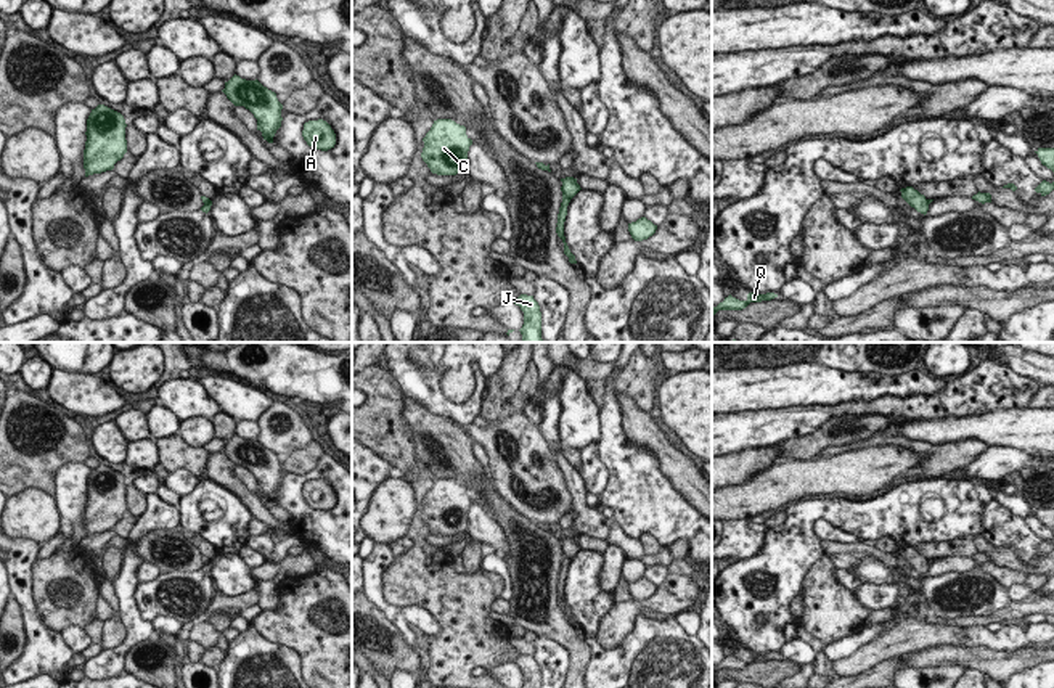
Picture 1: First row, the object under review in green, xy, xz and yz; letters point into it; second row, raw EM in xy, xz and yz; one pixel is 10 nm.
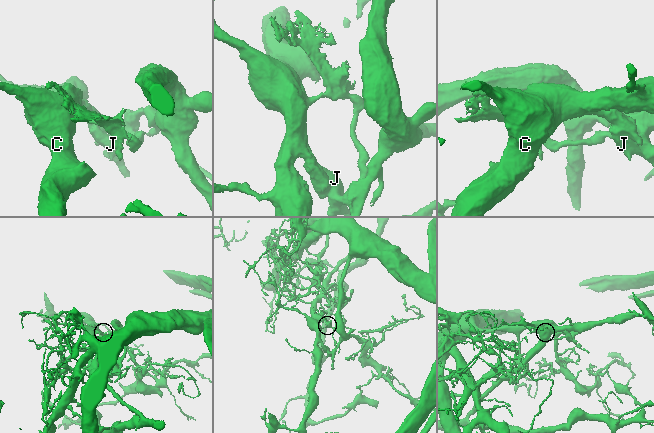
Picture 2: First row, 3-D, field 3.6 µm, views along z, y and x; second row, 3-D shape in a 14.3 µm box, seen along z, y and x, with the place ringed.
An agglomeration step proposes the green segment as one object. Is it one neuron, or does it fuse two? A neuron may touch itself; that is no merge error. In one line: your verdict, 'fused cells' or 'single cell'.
fused cells

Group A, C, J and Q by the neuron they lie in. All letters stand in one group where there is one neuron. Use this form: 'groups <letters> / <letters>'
groups A J Q / C

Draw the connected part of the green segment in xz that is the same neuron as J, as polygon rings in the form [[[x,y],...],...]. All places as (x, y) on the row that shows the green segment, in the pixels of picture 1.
[[[521,294],[514,304],[524,312],[524,325],[519,330],[522,334],[522,342],[543,342],[541,312],[538,302],[533,296]]]

